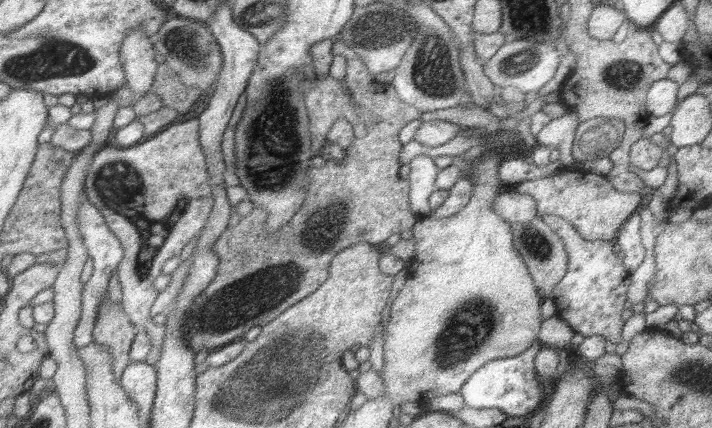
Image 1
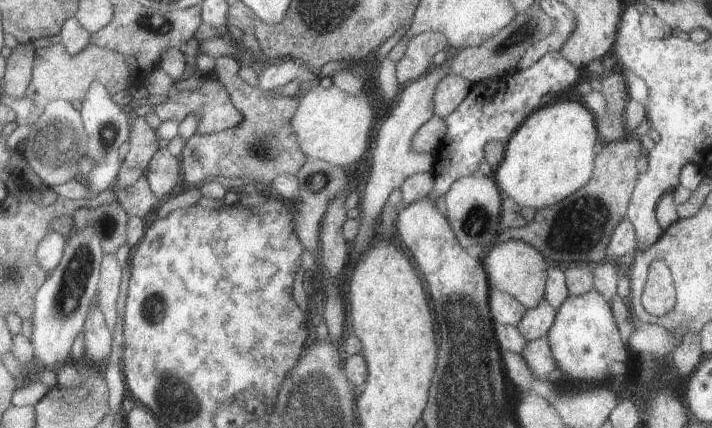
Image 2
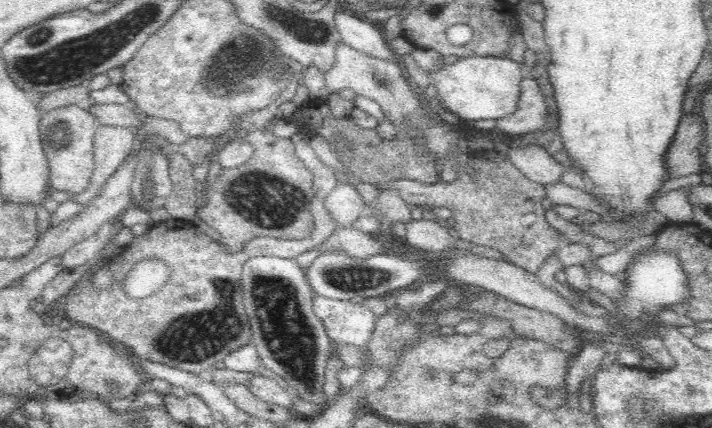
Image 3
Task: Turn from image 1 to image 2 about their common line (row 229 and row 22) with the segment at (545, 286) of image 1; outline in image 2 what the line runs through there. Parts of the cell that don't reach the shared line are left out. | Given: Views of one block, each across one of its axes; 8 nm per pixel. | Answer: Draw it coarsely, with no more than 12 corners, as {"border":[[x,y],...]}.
{"border":[[535,2],[509,26],[457,50],[451,74],[481,84],[513,70],[551,32]]}

